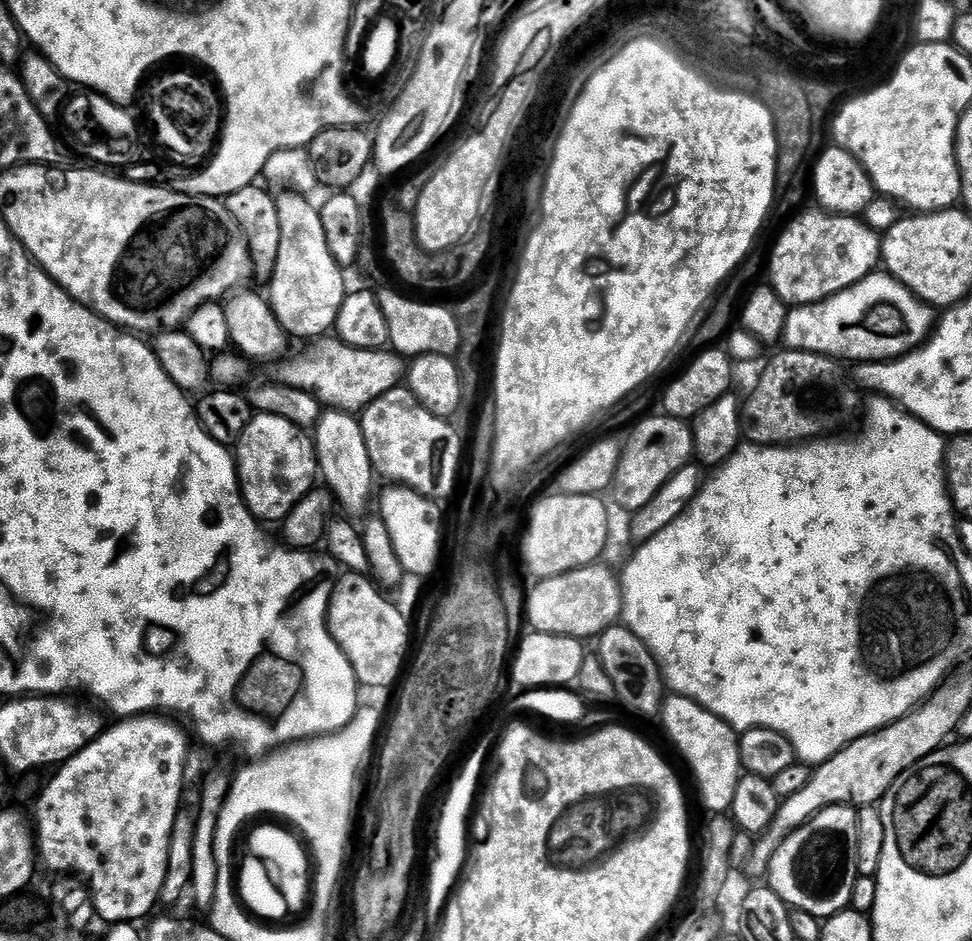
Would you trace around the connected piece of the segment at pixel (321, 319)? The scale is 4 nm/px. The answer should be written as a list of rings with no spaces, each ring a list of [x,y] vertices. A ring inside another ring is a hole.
[[[295,190],[284,191],[276,196],[282,242],[278,244],[278,262],[270,281],[272,289],[266,296],[285,333],[304,340],[300,342],[311,342],[327,337],[335,329],[338,310],[342,310],[346,295],[346,272],[330,254],[330,246],[326,246],[326,230],[322,230],[319,207],[312,205],[307,195]]]

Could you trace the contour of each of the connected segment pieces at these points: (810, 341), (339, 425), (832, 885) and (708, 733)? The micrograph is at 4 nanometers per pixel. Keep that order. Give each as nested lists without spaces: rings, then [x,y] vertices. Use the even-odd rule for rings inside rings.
[[[891,274],[880,275],[870,275],[862,282],[834,294],[829,300],[793,307],[786,318],[783,343],[798,352],[817,352],[820,356],[835,358],[837,361],[852,360],[851,362],[896,360],[913,348],[920,347],[933,331],[933,309]]]
[[[339,410],[325,411],[314,429],[314,443],[319,475],[332,493],[335,503],[341,504],[348,512],[362,511],[372,496],[374,469],[359,419]]]
[[[847,804],[823,808],[781,840],[771,853],[766,884],[788,903],[789,909],[806,910],[806,914],[827,918],[851,905],[854,886],[861,875],[858,870],[857,815],[857,809]]]
[[[675,694],[669,695],[664,701],[663,720],[669,738],[676,743],[677,750],[688,759],[688,764],[696,775],[700,796],[709,808],[709,813],[727,813],[734,802],[734,790],[742,775],[740,741],[736,729],[722,718],[710,714],[710,710],[695,704],[690,698]]]

